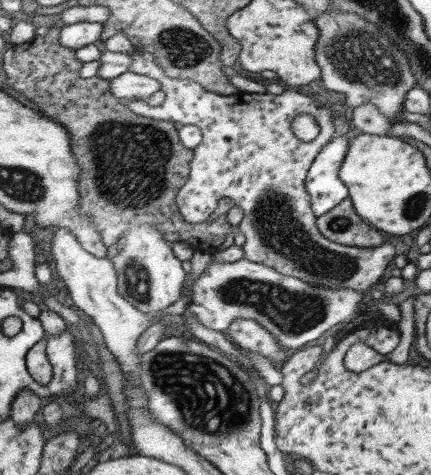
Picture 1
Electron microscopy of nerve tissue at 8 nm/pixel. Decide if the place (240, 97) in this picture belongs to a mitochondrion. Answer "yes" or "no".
no

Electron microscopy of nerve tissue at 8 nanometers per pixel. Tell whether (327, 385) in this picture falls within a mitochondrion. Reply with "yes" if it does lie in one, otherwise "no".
no

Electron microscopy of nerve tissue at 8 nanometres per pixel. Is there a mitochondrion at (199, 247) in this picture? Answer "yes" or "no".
no

